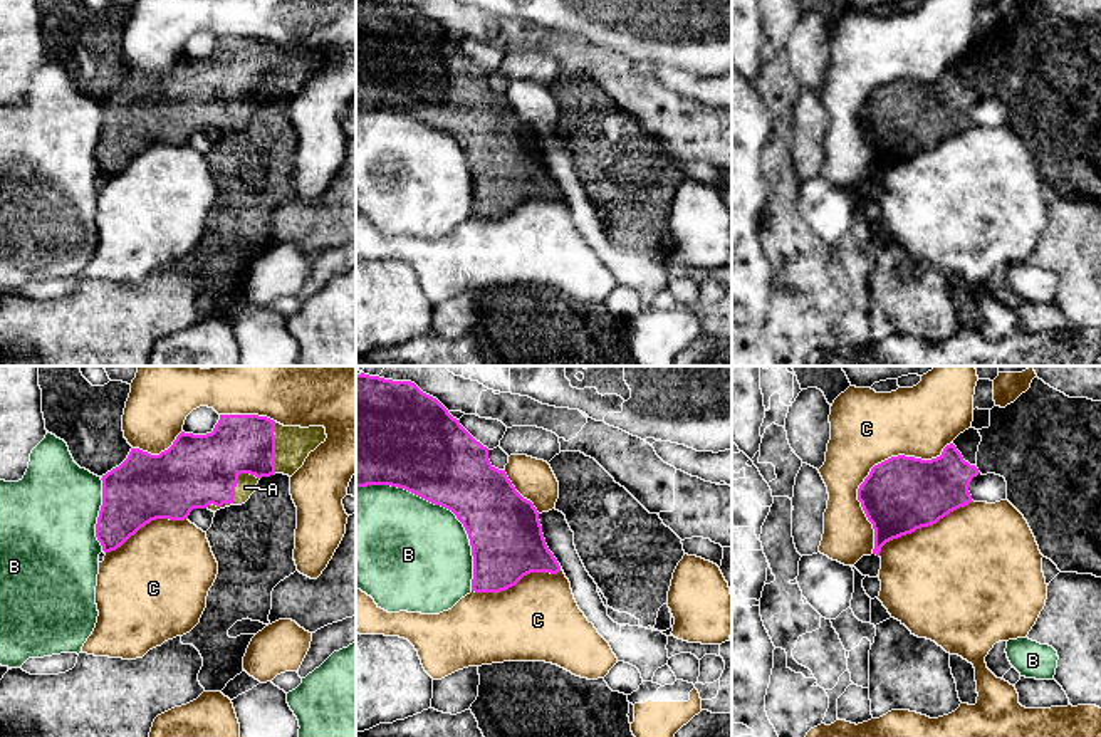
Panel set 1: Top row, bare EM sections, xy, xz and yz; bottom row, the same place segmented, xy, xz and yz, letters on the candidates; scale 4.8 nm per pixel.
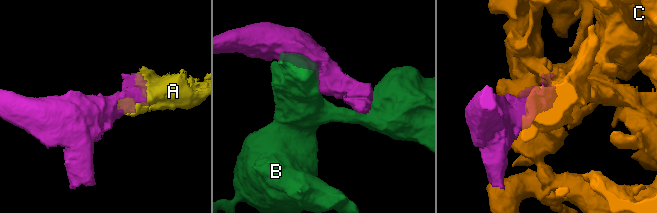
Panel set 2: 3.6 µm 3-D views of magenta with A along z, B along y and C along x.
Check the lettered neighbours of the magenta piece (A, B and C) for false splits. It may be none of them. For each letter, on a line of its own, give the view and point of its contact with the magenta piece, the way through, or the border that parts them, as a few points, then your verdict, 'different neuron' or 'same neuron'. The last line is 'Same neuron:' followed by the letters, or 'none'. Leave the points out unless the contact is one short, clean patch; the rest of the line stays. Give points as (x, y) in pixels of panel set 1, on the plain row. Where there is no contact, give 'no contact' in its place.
A: contact xy (234, 116); same neuron
B: contact xz (443, 130); different neuron
C: contact yz (871, 94); different neuron
Same neuron: A

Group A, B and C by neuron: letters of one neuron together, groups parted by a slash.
A / B / C

